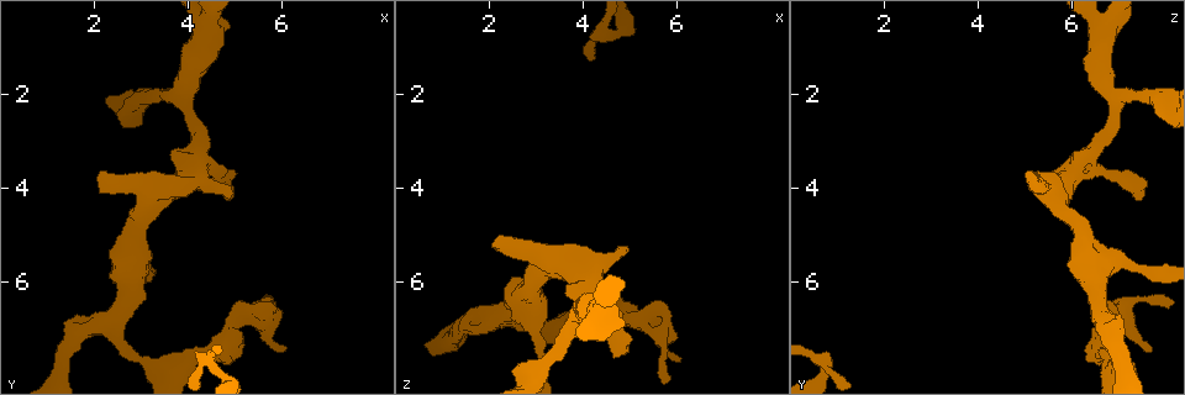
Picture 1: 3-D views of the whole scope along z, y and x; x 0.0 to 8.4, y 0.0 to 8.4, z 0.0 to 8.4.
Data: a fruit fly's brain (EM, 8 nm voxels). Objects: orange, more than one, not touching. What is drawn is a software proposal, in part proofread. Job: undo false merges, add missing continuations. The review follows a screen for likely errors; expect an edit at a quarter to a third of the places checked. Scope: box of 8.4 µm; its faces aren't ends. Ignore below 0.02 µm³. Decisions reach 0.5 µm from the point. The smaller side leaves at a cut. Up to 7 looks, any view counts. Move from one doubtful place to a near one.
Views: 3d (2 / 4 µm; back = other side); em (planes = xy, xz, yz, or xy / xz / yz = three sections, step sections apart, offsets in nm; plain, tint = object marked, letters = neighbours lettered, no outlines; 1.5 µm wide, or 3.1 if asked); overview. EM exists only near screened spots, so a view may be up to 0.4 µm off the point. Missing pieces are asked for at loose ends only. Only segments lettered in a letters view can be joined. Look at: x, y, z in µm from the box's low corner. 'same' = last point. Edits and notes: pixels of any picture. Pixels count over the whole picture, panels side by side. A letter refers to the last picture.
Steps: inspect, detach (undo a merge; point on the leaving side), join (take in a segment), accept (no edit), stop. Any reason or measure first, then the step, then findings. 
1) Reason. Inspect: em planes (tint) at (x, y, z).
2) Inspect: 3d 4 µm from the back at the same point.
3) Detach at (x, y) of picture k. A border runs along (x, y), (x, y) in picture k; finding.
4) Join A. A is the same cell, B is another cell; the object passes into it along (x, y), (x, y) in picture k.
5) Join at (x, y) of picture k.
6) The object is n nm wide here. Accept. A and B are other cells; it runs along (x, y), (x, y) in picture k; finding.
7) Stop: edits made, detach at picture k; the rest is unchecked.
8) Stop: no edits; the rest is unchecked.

Sharp bend. Inspect: em yz step 4 (letters) at (4.45, 7.65, 0.70).

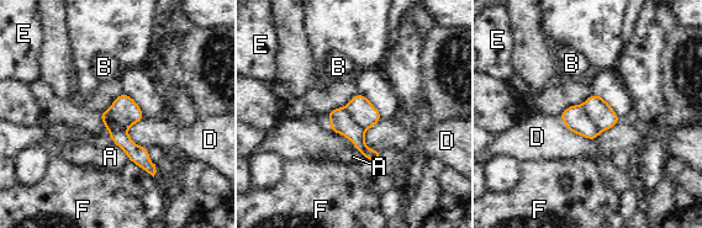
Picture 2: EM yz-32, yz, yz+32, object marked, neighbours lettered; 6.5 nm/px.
Detach at (576, 120) of picture 2. A, B, D, E and F are other cells; a border runs along (581, 105), (600, 132) in picture 2; a second neuron is stuck on.

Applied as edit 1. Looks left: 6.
Branch stops here. Inspect: em planes (tint) at (3.65, 3.20, 6.20).

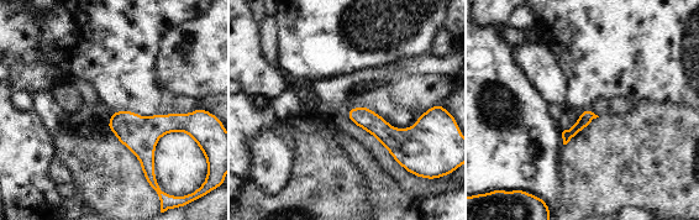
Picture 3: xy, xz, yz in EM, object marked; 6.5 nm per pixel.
Inspect: em planes (letters) at the same point.

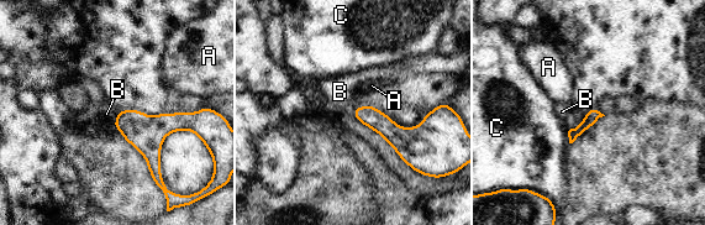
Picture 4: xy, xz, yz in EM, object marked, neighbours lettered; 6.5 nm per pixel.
Accept. A, B and C are other cells; no lettered segment goes on from it.

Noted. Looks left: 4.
Branch stops here. Inspect: em planes (letters) at (6.10, 7.50, 7.70).

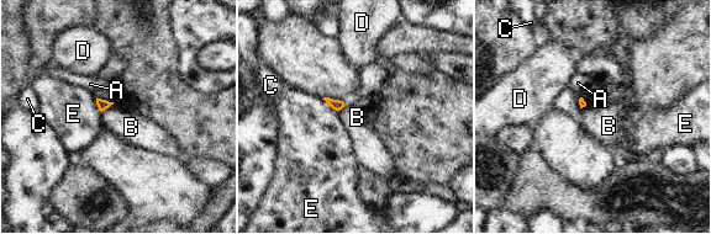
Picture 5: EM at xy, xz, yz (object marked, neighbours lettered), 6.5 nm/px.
Accept. A, B, C, D and E are other cells; a border runs along (348, 101), (338, 113) in picture 5; no lettered segment goes on from it.

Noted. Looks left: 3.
Stop: edits made, detach at picture 2; the rest is unchecked.

